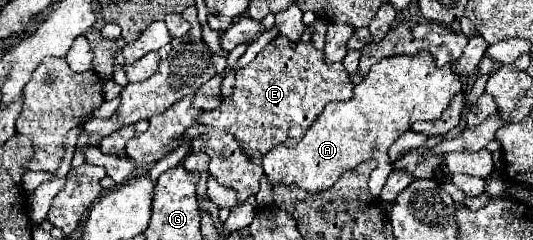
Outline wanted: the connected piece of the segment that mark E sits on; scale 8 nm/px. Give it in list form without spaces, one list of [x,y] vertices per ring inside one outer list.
[[[306,27],[302,39],[292,47],[286,37],[270,41],[256,59],[236,71],[236,87],[228,101],[214,111],[198,117],[208,127],[206,135],[196,137],[192,151],[210,155],[210,175],[228,189],[238,191],[238,203],[258,193],[262,177],[262,157],[276,145],[298,143],[314,119],[330,101],[348,101],[352,97],[352,81],[342,63],[326,65],[324,53],[314,49],[310,41],[312,29]]]

